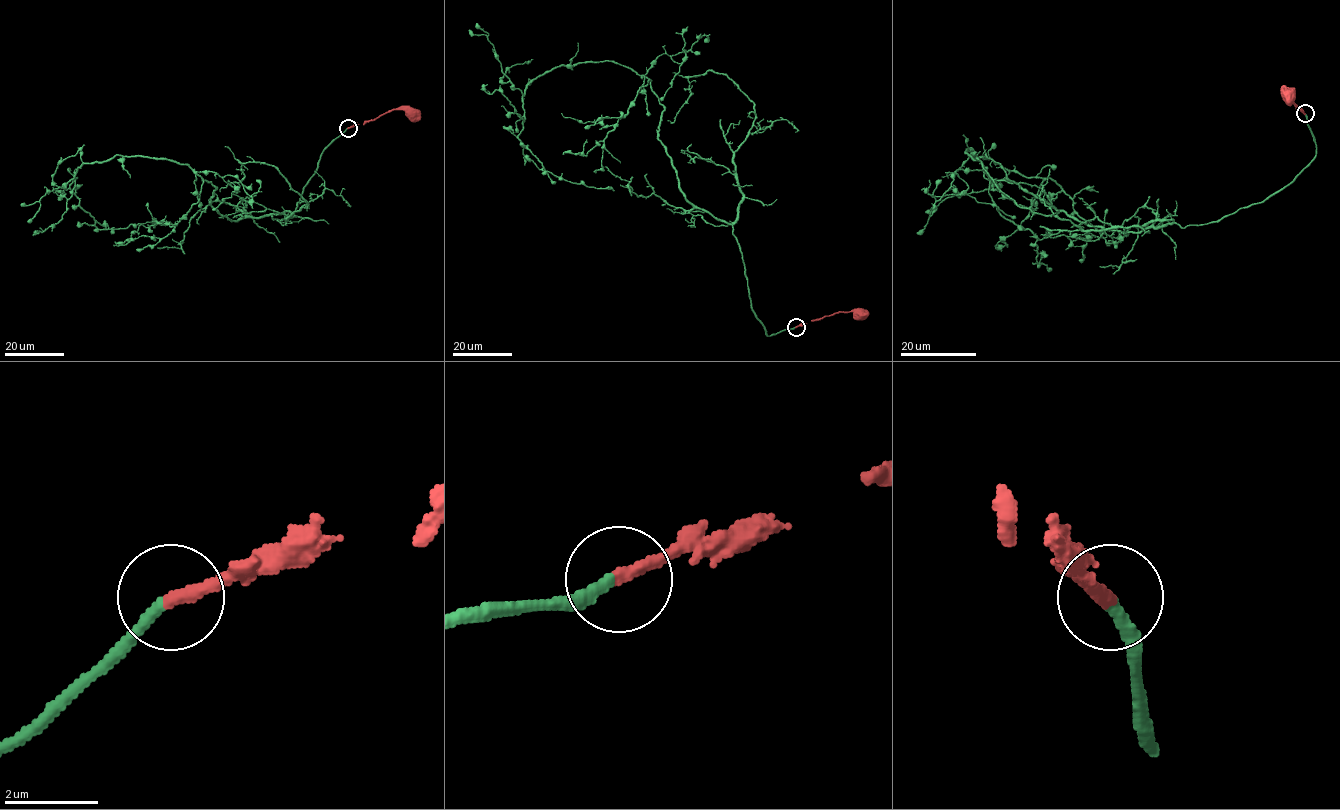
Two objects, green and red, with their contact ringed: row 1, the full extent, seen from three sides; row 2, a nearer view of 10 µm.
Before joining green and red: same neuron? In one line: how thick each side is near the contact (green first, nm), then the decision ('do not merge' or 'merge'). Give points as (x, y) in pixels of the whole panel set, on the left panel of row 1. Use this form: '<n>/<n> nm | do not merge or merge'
240/300 nm | merge

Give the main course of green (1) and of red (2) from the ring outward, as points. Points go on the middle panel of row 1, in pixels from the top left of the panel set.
1: (795, 327), (766, 334), (731, 224), (686, 198), (649, 79), (611, 61), (539, 75), (518, 138), (614, 190)
2: (796, 327), (836, 312), (861, 312)

